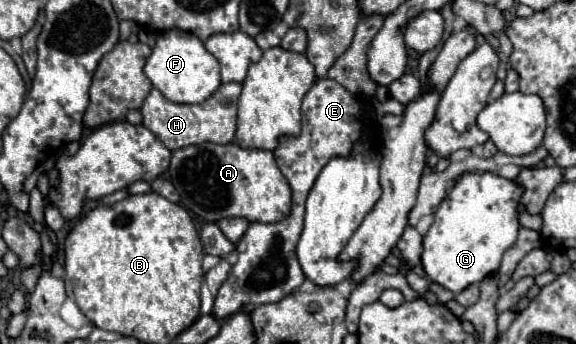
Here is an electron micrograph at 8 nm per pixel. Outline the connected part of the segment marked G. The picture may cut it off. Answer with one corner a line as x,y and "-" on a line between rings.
463,174
439,204
435,222
423,236
421,264
425,274
455,294
495,274
503,252
517,240
519,196
521,188
497,174

